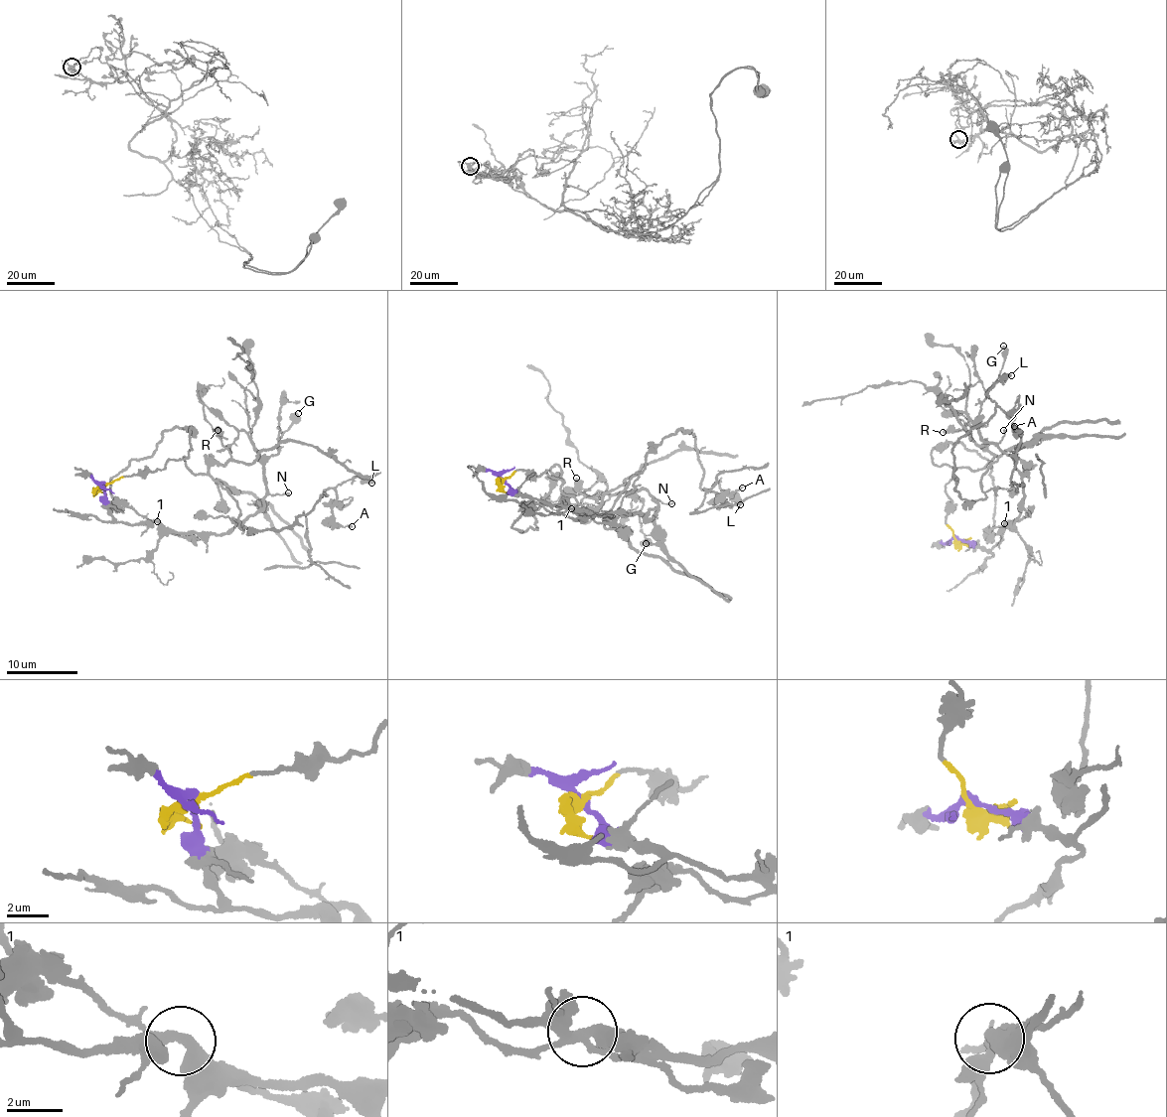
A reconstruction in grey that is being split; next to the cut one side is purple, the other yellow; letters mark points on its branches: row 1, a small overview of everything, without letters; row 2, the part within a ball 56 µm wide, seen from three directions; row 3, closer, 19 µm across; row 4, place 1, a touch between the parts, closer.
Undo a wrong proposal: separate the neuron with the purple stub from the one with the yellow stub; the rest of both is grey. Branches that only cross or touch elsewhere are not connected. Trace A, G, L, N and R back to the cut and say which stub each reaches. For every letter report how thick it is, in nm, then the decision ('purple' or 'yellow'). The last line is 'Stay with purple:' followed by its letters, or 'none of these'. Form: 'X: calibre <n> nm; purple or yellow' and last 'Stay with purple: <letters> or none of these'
A: calibre 200 nm; yellow
G: calibre 650 nm; purple
L: calibre 480 nm; yellow
N: calibre 200 nm; purple
R: calibre 480 nm; yellow
Stay with purple: G, N

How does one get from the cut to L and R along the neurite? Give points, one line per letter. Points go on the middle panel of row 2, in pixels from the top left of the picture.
L: (504, 481), (544, 471), (599, 514), (679, 430), (693, 434), (701, 487), (719, 484), (741, 504)
R: (504, 481), (517, 470), (537, 476), (544, 471), (590, 513), (602, 495), (583, 494), (575, 478)

